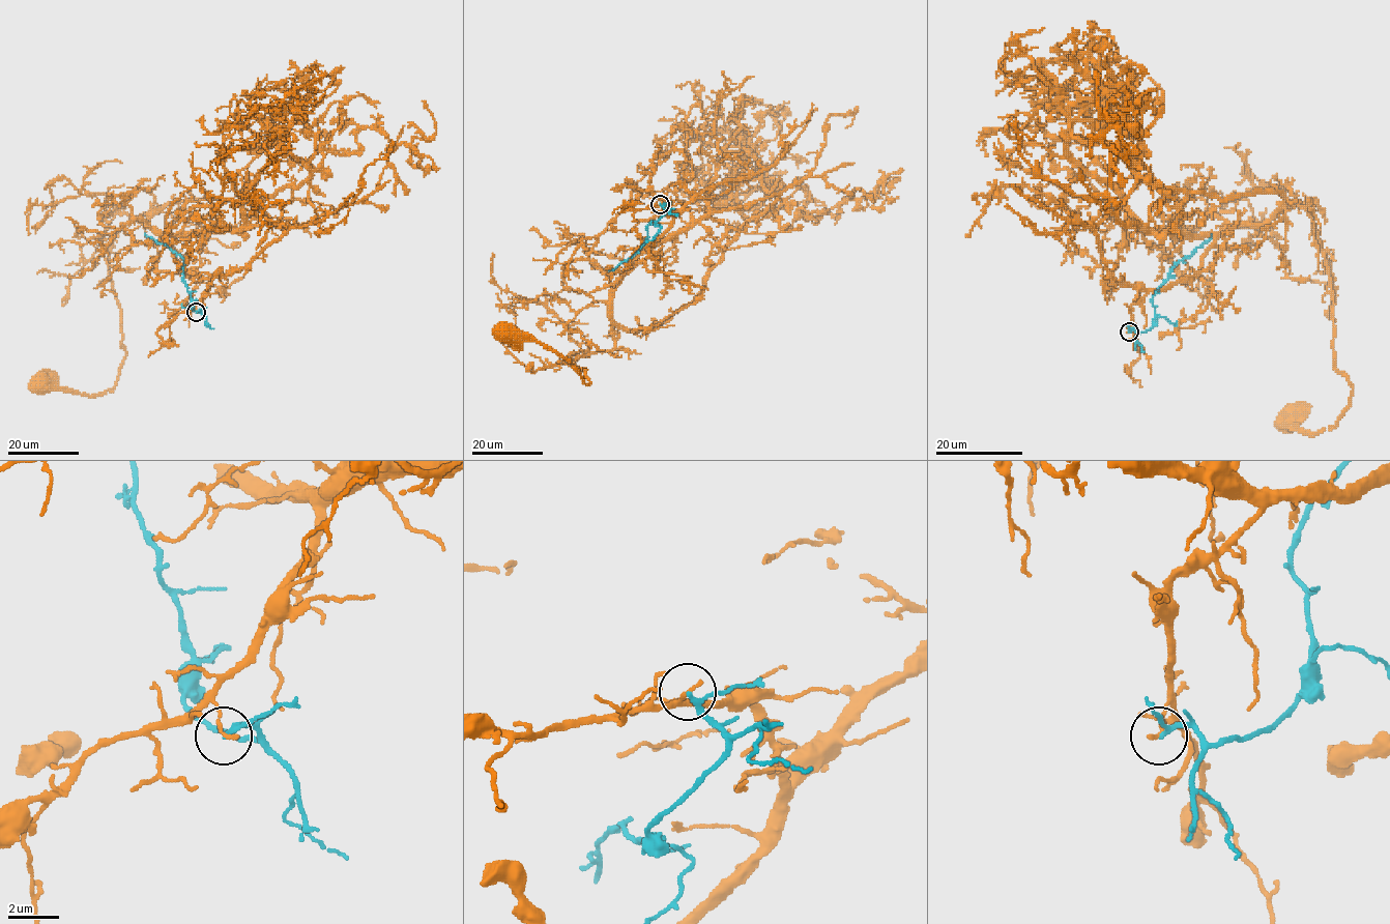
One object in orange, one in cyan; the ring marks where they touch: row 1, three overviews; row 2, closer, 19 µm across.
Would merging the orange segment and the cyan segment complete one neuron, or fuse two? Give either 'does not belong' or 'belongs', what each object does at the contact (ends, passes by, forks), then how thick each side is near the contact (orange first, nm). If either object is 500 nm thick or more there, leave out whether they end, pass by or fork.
does not belong; orange ends there; cyan passes by; 150 nm thick on the orange side, 140 nm on the other

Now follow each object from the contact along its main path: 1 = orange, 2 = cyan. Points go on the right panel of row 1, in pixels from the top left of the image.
1: (1129, 331), (1131, 306), (1189, 281), (1217, 237), (1307, 208), (1352, 395), (1332, 426), (1285, 421)
2: (1129, 331), (1147, 331), (1153, 325), (1155, 307), (1152, 297), (1155, 291), (1174, 266), (1212, 235)

